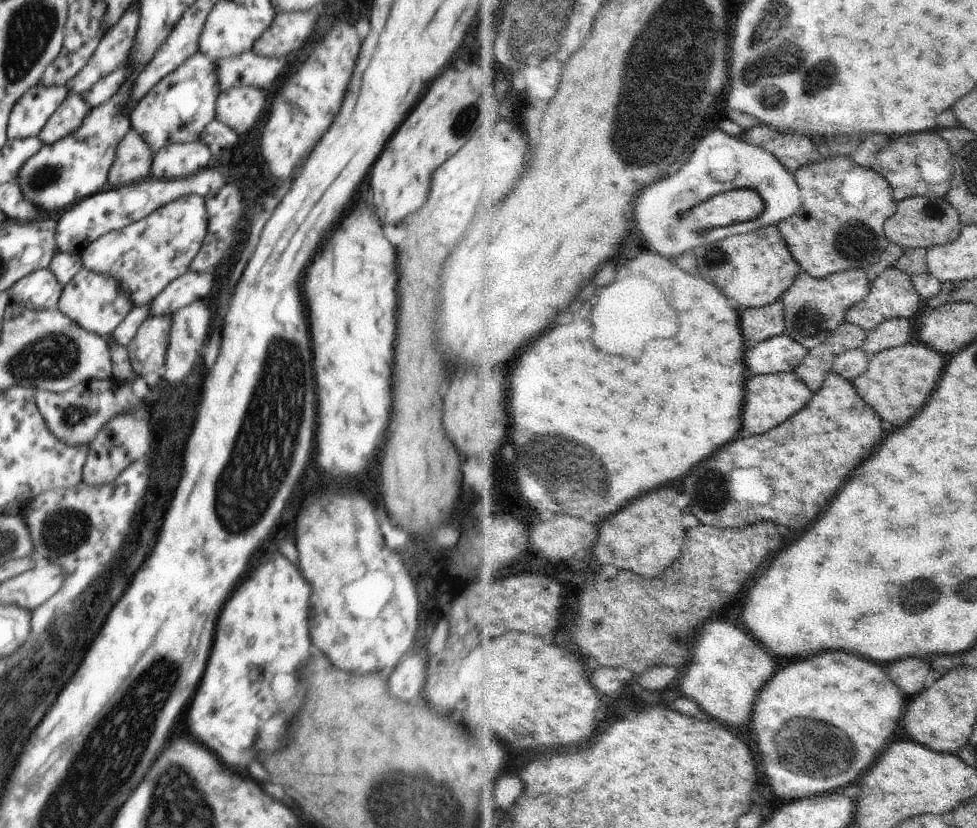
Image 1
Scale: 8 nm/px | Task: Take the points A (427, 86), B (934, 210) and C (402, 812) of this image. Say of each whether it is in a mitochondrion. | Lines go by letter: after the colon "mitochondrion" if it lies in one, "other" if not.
A: other
B: other
C: mitochondrion

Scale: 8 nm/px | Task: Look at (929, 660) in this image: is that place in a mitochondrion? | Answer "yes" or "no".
no

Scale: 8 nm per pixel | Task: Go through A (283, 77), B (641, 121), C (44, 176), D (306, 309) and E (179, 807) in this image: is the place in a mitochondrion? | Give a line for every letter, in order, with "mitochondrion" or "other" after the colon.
A: other
B: mitochondrion
C: mitochondrion
D: other
E: mitochondrion

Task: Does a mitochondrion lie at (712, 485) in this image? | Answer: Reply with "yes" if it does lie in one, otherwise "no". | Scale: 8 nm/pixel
yes

